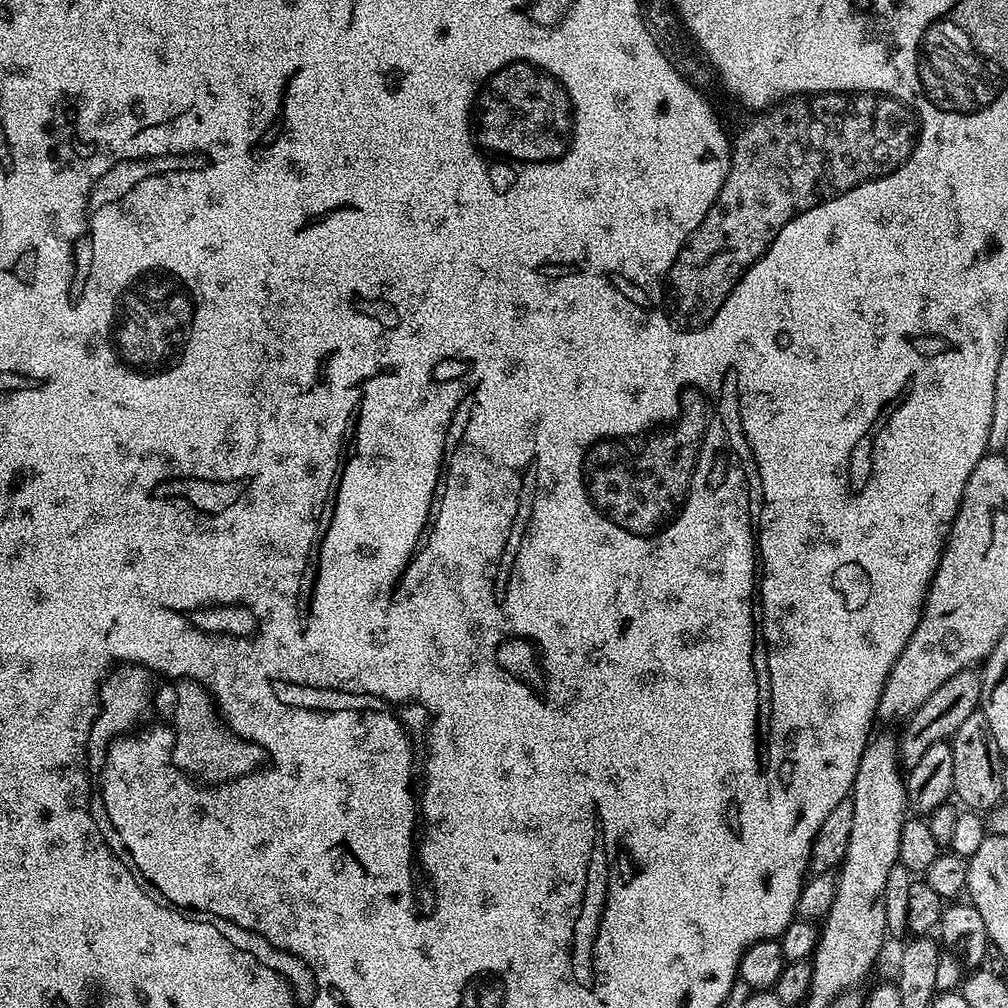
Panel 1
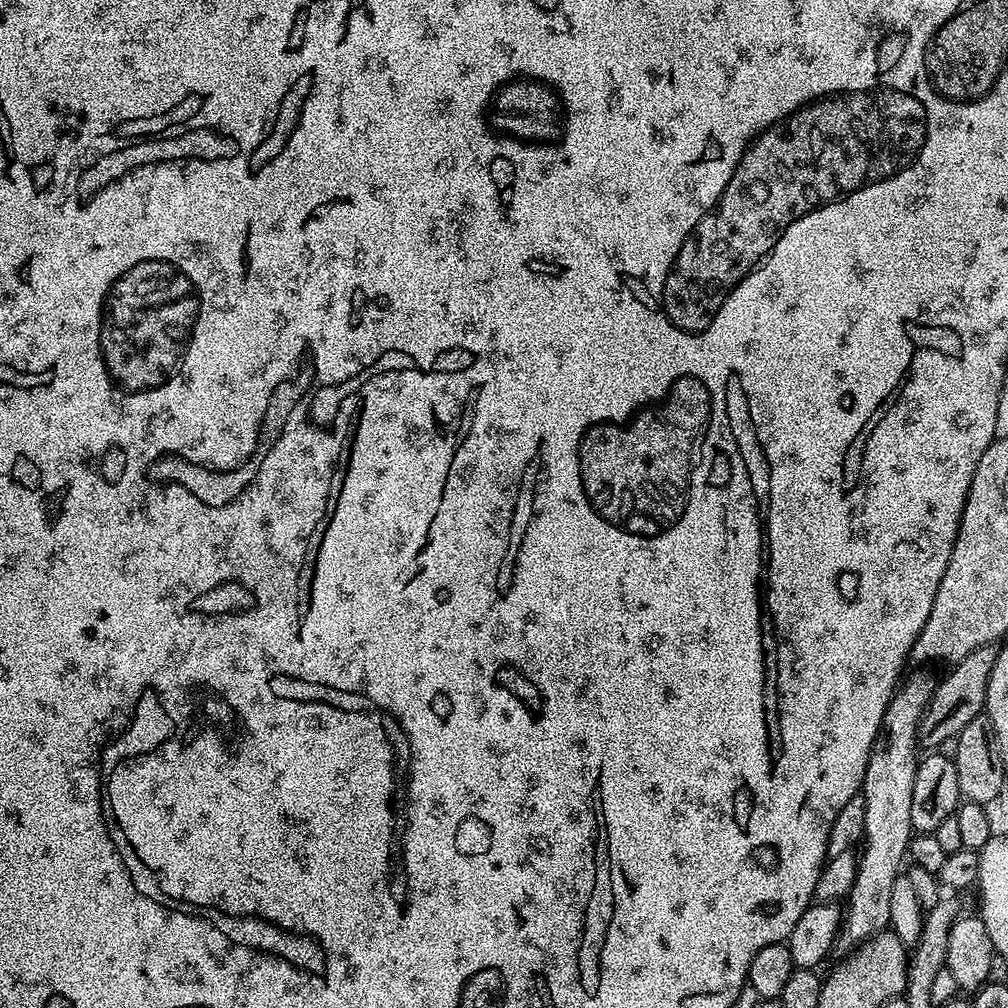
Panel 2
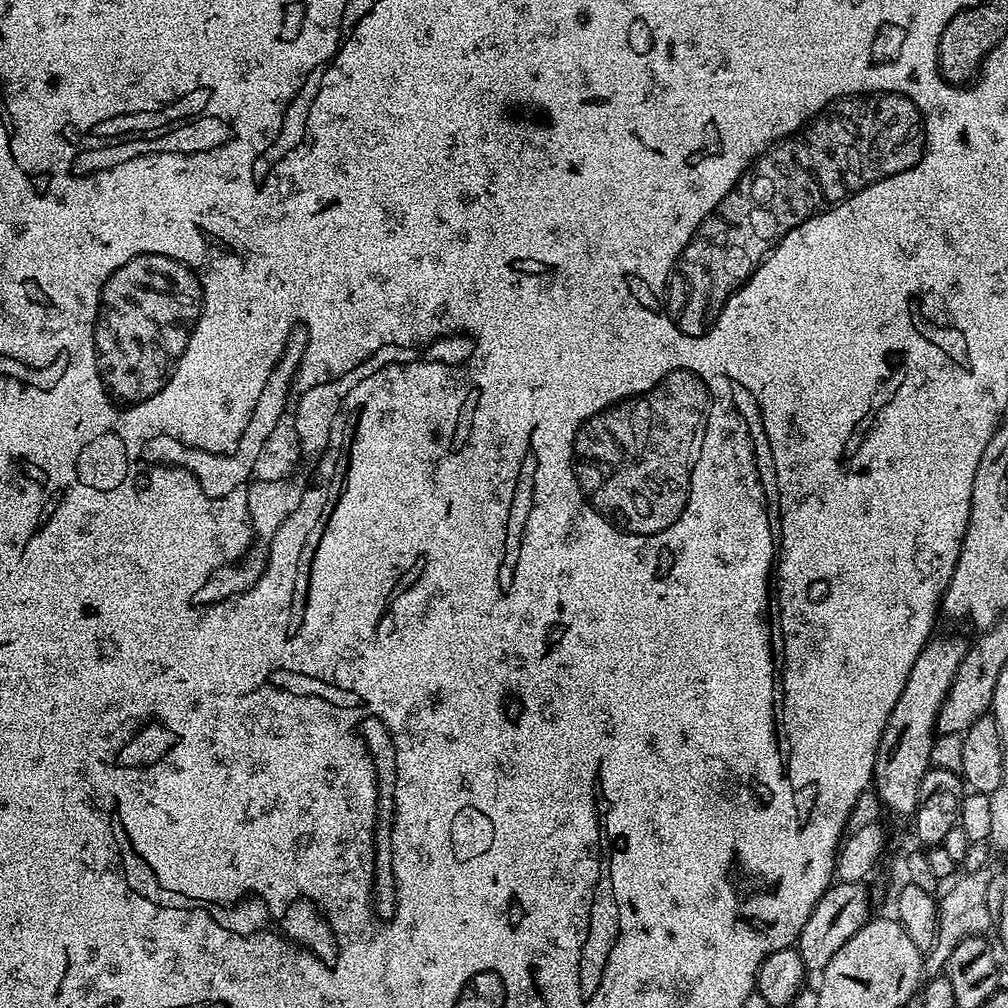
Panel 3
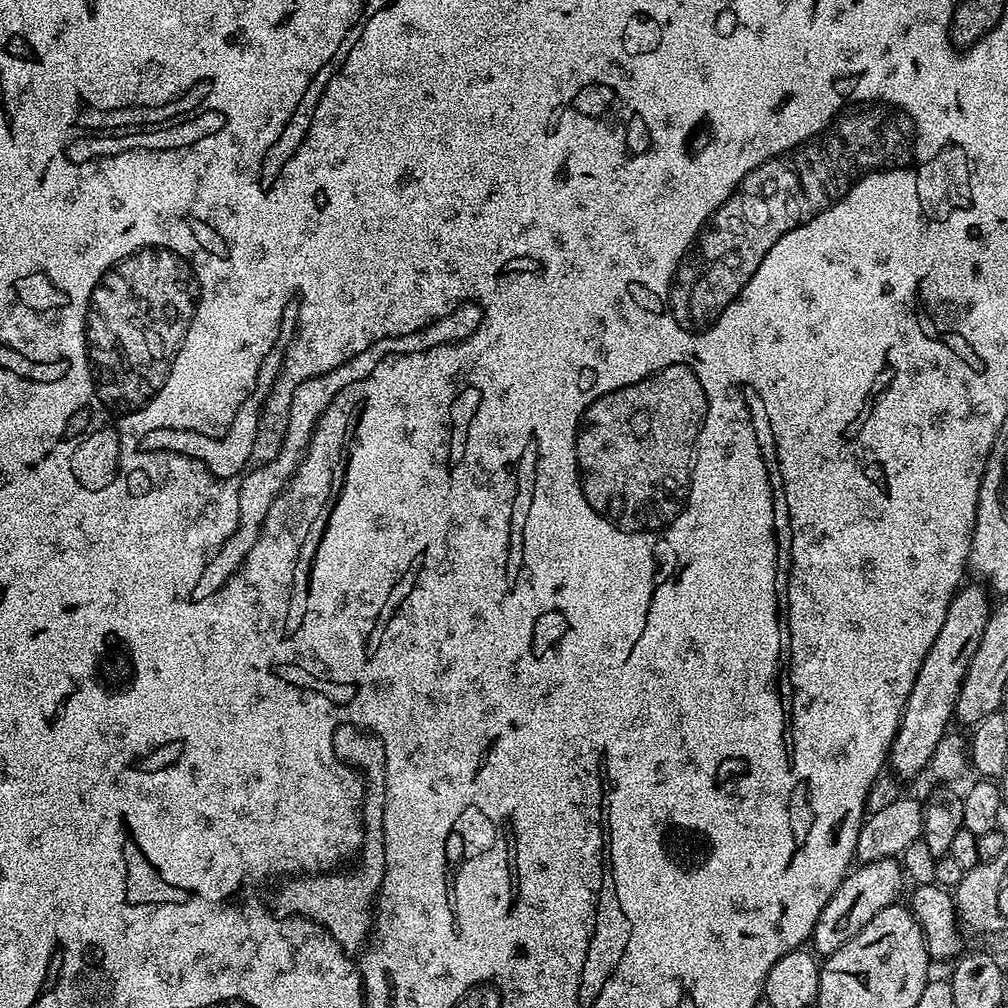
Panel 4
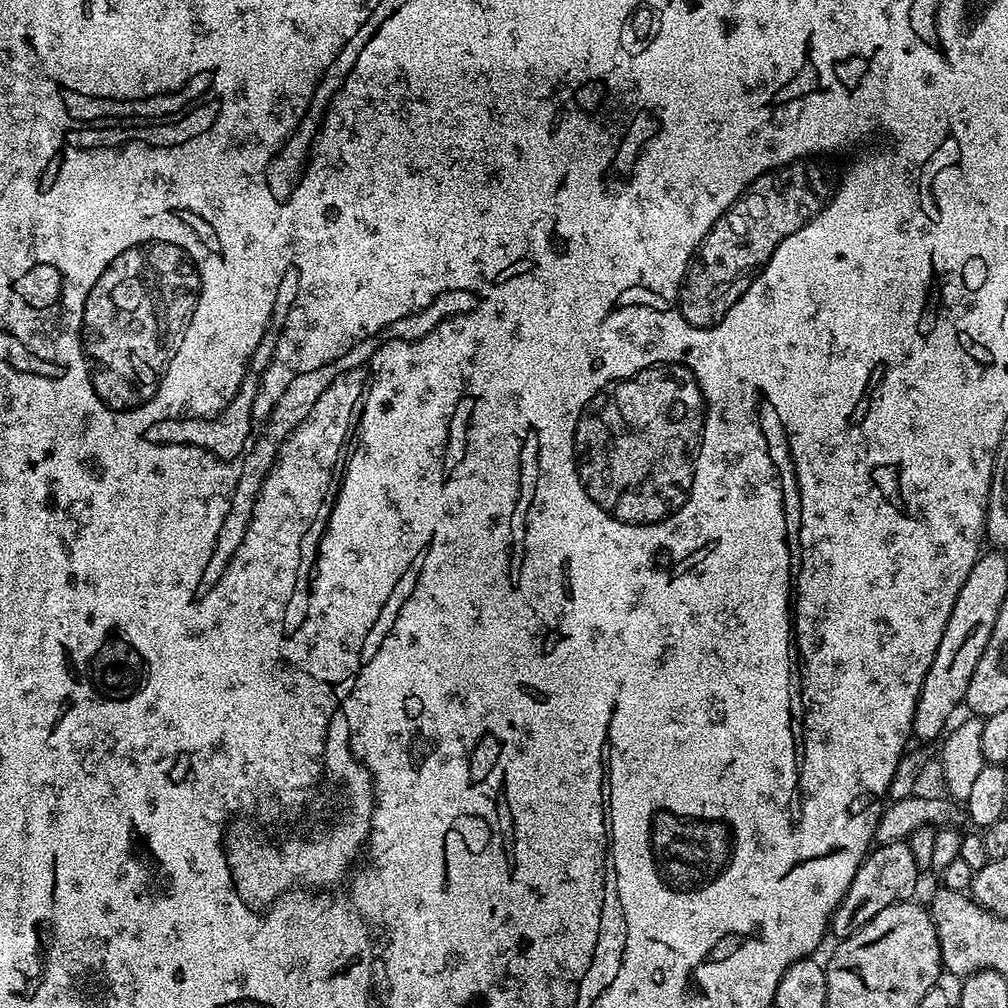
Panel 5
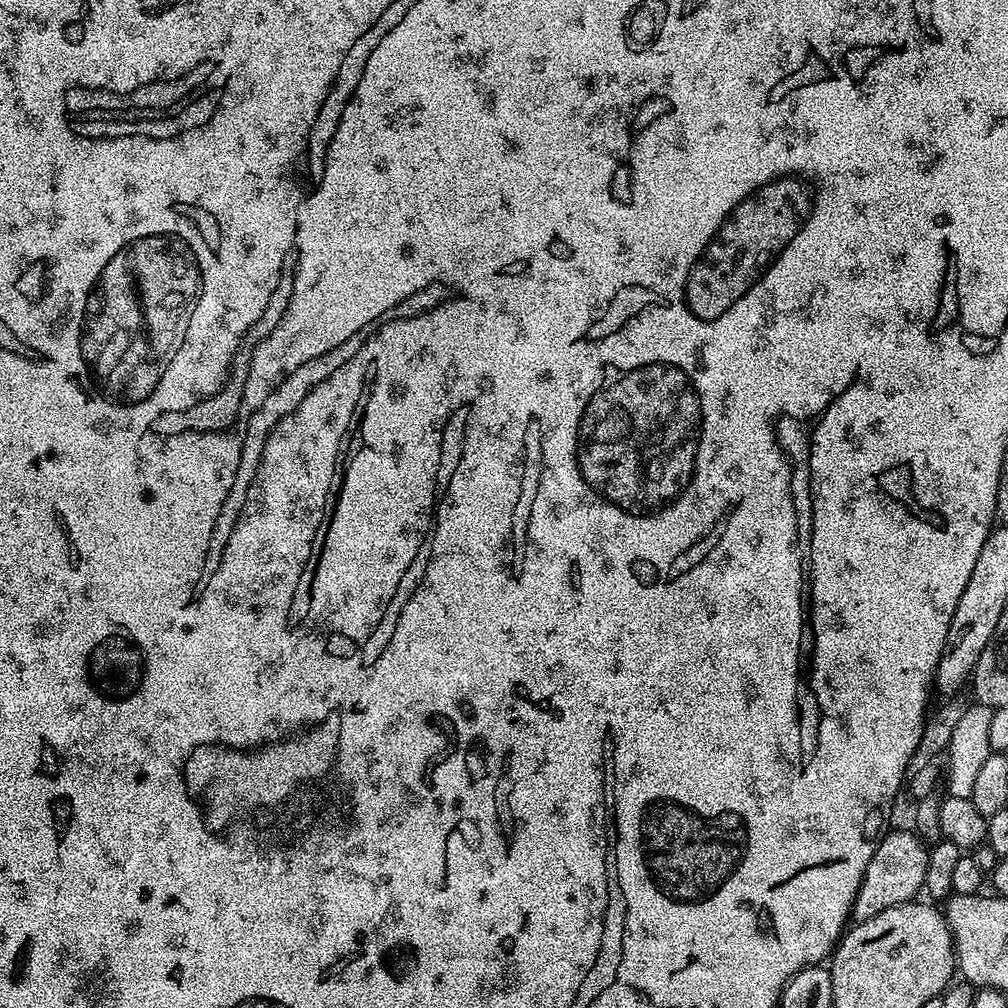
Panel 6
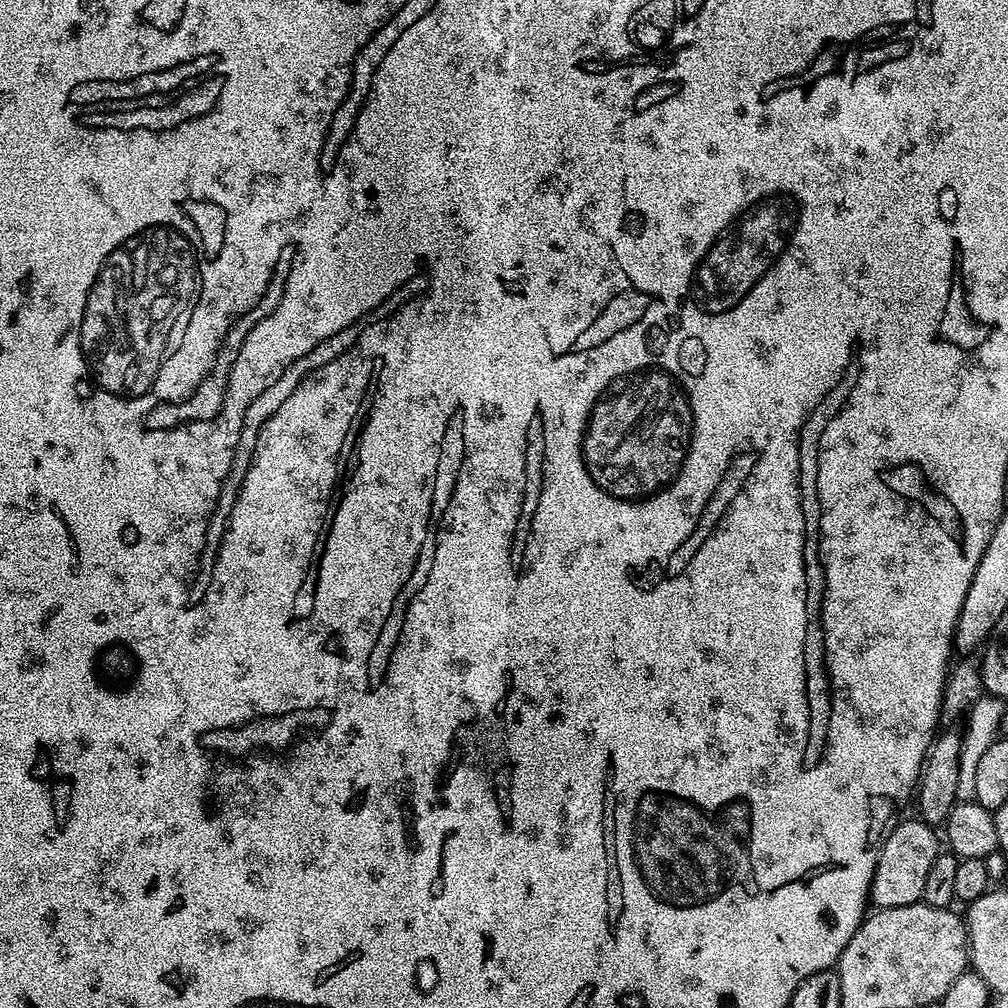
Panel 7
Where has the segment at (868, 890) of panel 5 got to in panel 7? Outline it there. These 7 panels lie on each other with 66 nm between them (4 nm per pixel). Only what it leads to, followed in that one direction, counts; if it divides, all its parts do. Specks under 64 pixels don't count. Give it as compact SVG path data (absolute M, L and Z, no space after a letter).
M919 818L899 821L883 844L878 866L872 879L869 897L879 909L902 907L919 903L923 899L926 874L934 866L936 857L942 851L942 840L936 837L937 829Z

